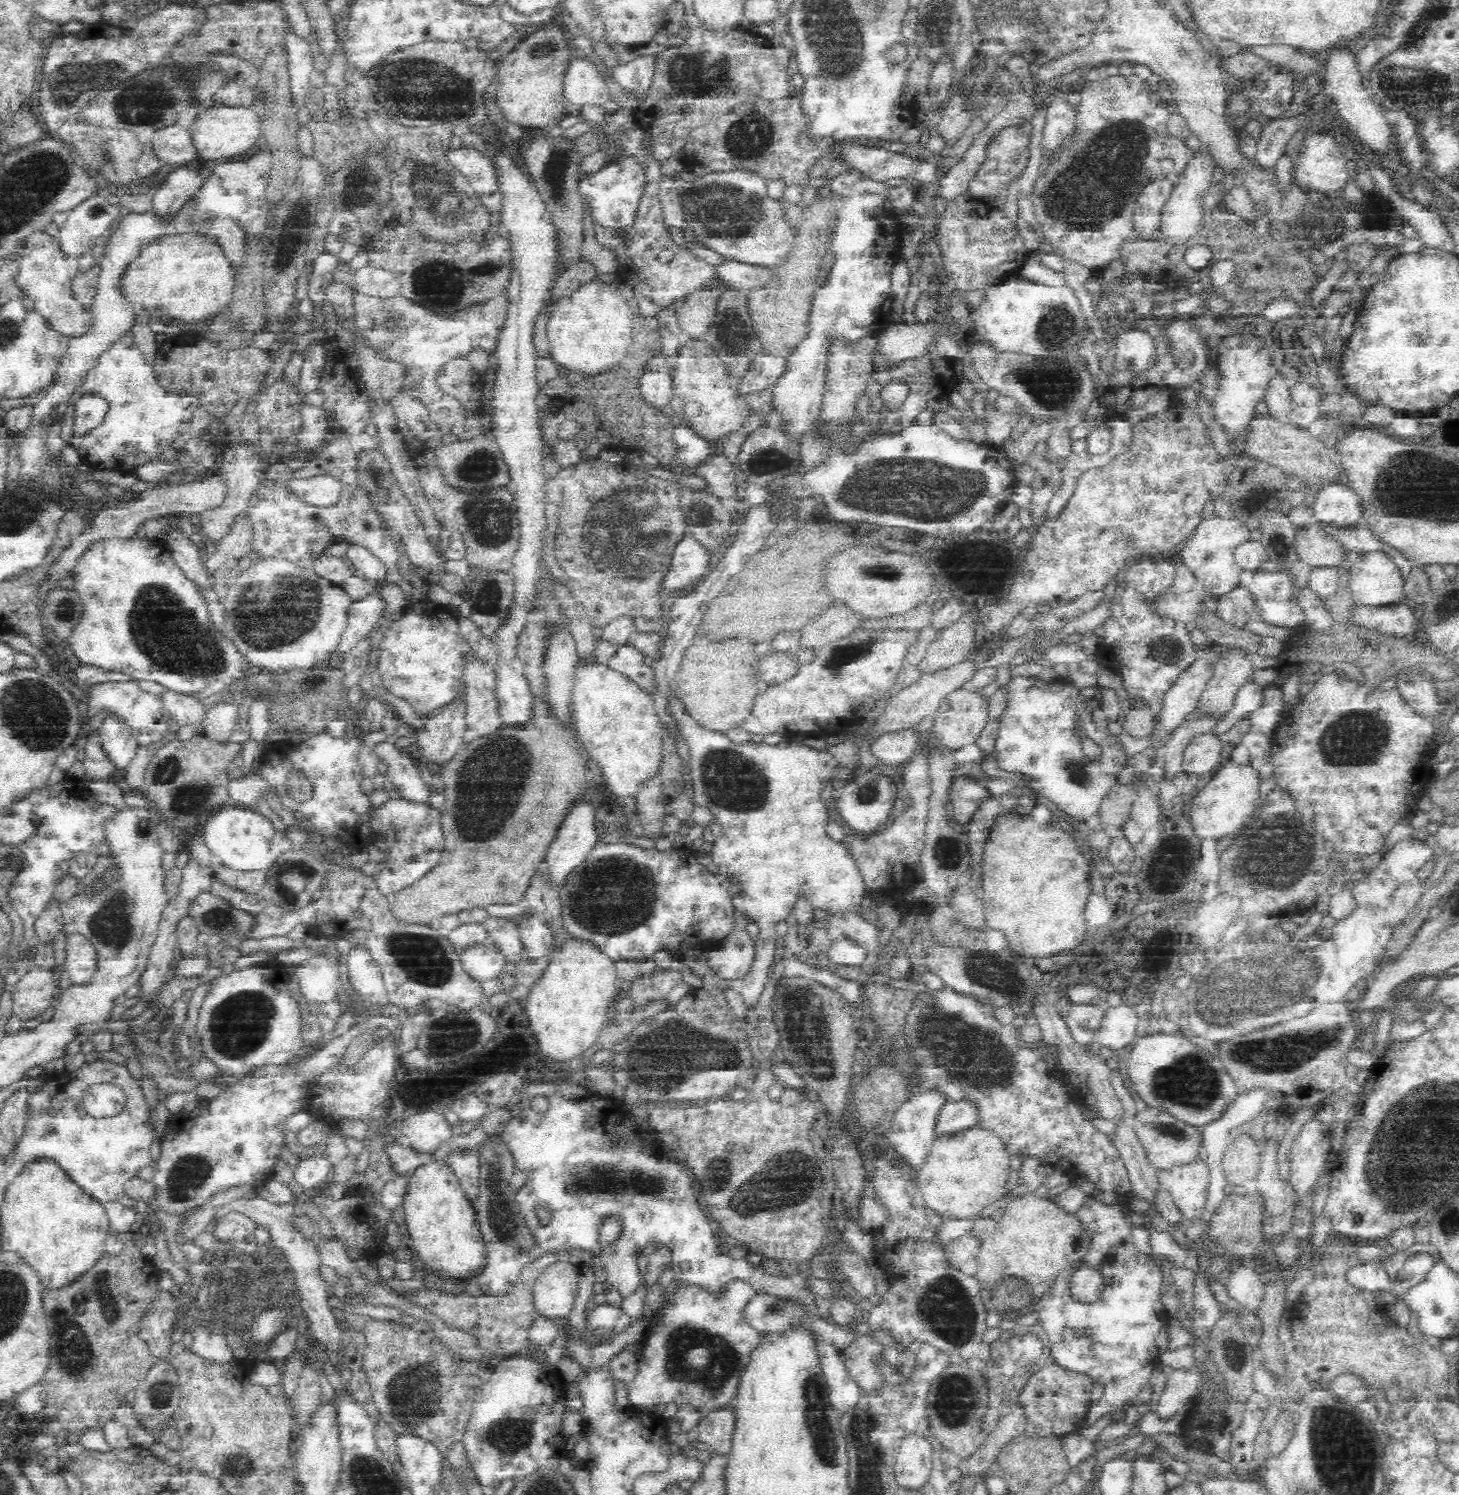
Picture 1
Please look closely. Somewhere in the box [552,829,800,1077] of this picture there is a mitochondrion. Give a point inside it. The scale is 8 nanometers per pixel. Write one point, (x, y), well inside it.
(614, 897)

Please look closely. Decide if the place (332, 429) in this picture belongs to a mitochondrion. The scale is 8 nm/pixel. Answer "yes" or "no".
no

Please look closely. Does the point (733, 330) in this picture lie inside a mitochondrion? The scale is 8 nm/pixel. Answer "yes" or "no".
yes

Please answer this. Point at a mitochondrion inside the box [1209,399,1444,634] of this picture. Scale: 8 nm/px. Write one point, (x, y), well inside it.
(1257, 500)

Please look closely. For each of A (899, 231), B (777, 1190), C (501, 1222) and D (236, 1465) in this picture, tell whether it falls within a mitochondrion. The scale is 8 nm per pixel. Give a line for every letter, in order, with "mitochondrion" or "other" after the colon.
A: other
B: mitochondrion
C: mitochondrion
D: mitochondrion

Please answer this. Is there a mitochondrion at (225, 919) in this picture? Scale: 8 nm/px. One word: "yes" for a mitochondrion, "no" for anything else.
yes

